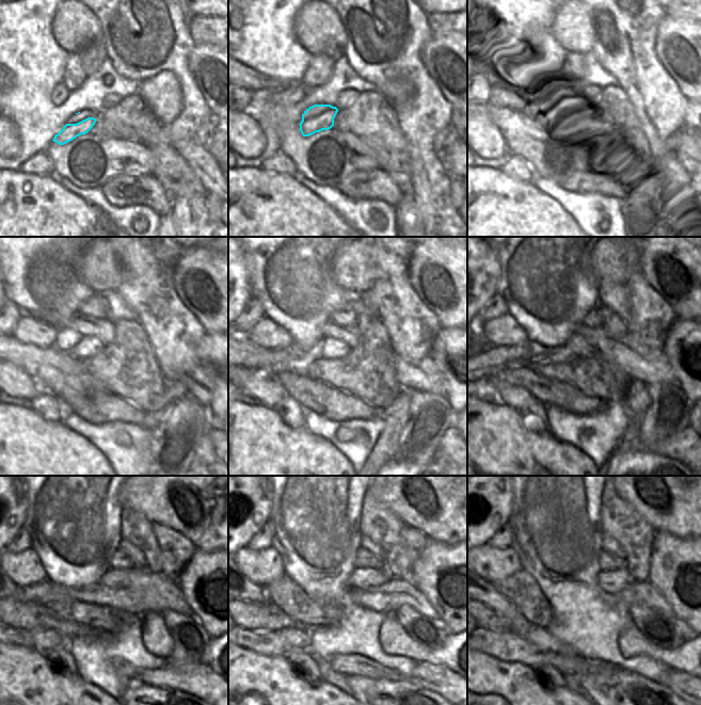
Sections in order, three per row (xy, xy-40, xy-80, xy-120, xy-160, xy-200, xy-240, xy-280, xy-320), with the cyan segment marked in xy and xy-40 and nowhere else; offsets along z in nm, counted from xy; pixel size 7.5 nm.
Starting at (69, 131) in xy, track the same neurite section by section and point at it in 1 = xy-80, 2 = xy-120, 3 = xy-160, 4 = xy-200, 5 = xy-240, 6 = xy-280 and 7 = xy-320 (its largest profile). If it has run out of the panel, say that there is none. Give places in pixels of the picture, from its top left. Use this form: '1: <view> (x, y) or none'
1: xy-80 (558, 114)
2: xy-120 (88, 347)
3: xy-160 (331, 348)
4: xy-200 (577, 345)
5: xy-240 (113, 578)
6: xy-280 (367, 579)
7: xy-320 (611, 581)

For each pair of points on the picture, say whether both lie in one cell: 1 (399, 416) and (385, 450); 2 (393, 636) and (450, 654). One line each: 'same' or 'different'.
1: same
2: same

